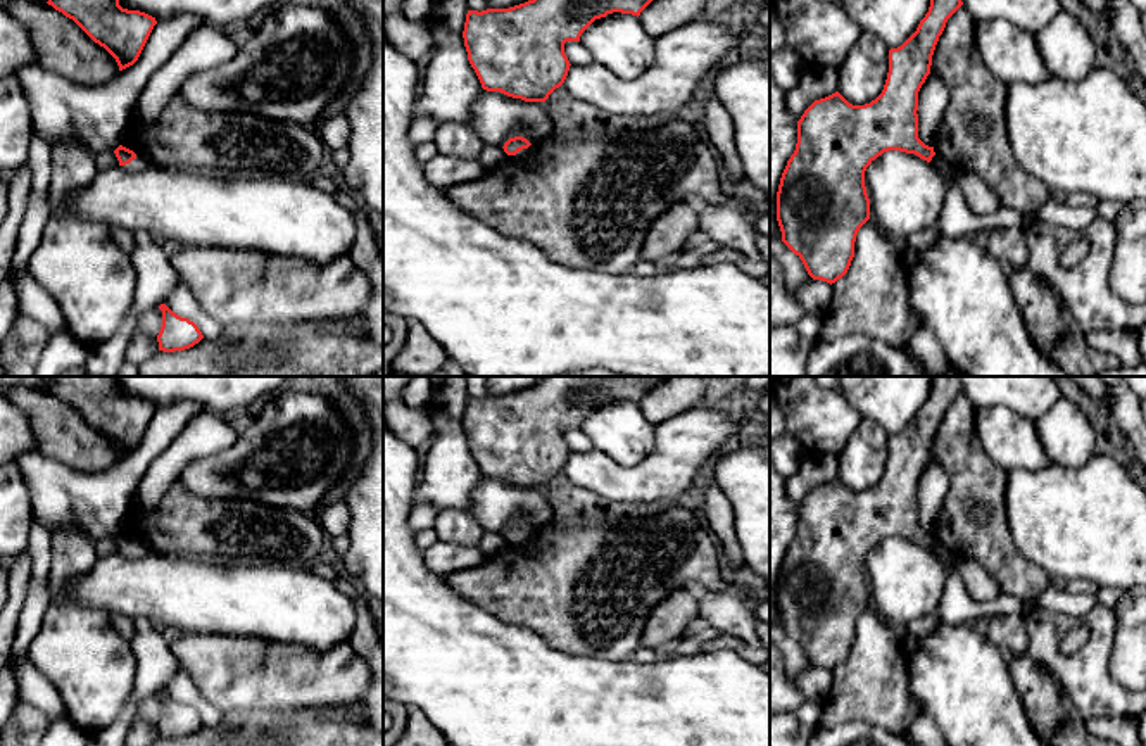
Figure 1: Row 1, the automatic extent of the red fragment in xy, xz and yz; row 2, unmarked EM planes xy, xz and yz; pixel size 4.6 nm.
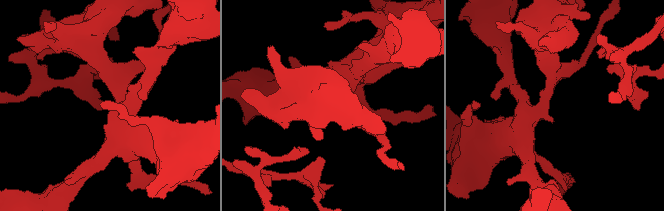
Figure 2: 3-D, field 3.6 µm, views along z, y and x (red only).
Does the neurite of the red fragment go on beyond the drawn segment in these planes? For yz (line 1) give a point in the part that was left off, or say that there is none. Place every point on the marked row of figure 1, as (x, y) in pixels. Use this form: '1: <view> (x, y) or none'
1: none

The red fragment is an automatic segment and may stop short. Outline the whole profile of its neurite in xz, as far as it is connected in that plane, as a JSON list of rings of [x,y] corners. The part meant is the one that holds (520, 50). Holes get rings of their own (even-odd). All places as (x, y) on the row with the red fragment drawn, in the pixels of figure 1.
[[[528,0],[509,9],[468,10],[464,47],[482,88],[545,102],[570,71],[566,41],[613,12],[640,16],[652,0]]]

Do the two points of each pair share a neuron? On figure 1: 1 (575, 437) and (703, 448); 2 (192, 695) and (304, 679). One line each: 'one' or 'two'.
1: two
2: two

